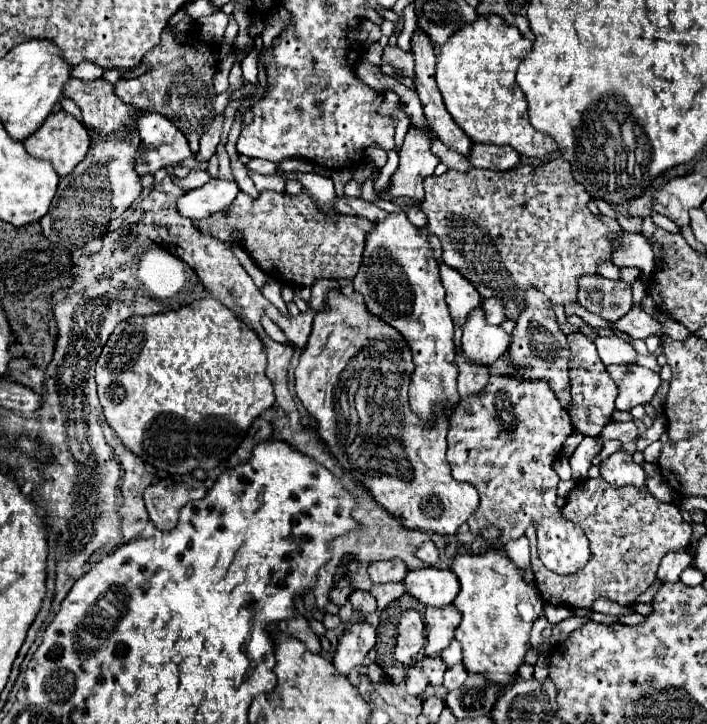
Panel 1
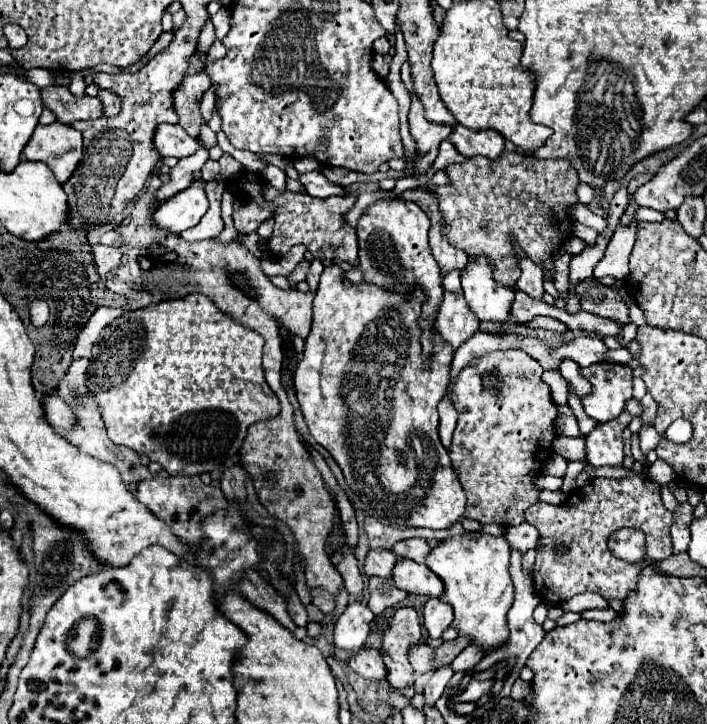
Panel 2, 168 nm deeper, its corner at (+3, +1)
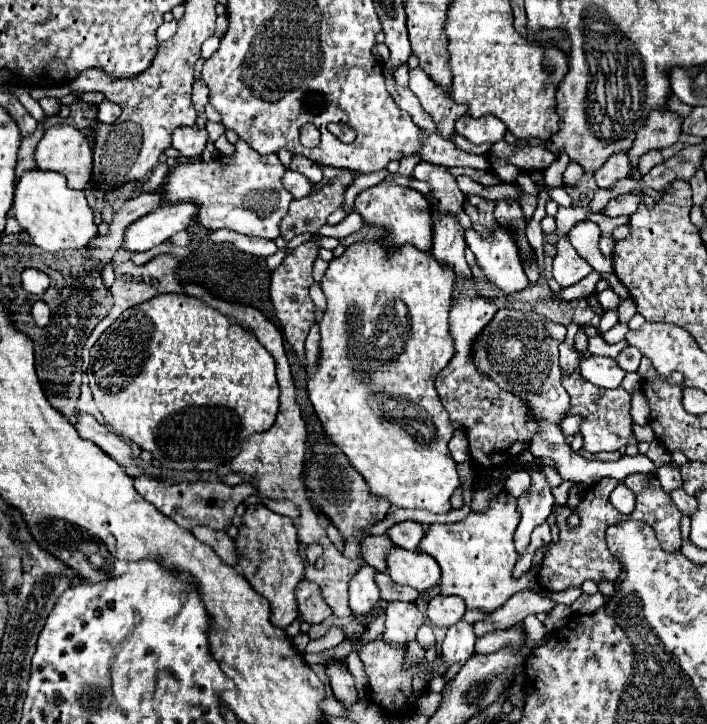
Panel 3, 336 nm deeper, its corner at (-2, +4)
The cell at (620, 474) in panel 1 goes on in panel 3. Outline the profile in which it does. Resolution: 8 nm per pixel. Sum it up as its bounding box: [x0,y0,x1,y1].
[563,370,631,454]

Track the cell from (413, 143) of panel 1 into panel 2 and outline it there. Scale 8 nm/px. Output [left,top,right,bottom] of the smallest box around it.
[402,63,454,175]

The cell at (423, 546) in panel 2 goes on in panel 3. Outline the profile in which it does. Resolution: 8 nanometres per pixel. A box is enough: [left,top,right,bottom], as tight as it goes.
[387,520,425,552]

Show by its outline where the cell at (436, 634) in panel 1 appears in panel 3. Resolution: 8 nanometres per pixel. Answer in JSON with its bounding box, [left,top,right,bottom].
[427,596,465,628]

